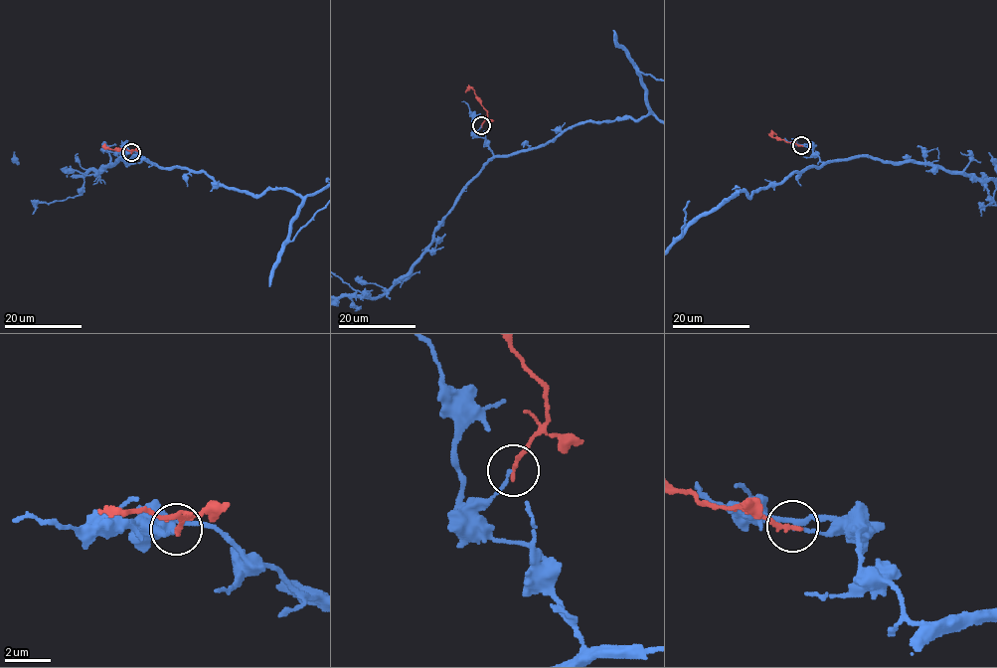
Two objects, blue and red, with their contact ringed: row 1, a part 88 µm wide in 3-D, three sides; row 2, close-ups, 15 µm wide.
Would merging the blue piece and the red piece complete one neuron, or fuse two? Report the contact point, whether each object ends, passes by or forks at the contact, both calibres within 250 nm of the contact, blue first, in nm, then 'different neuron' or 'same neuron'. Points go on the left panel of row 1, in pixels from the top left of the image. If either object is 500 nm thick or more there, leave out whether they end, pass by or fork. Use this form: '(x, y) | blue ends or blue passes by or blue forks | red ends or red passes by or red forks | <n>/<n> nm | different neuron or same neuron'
(131, 152) | blue ends | red ends | 140/220 nm | different neuron

